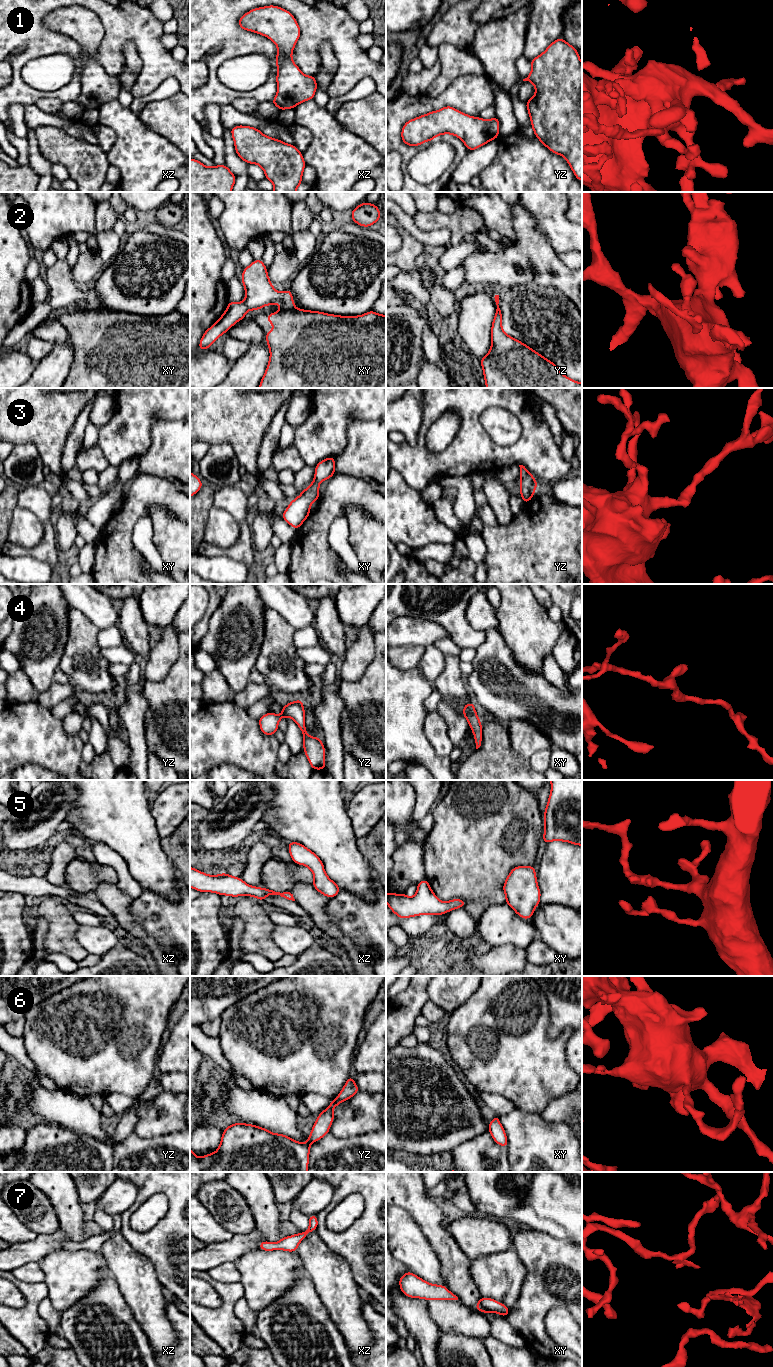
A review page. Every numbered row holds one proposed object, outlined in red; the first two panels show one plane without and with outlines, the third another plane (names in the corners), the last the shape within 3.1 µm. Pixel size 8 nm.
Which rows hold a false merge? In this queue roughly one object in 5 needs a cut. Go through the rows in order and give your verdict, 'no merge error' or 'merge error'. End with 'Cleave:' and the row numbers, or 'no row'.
1: no merge error
2: no merge error
3: no merge error
4: no merge error
5: no merge error
6: no merge error
7: no merge error
Cleave: no row

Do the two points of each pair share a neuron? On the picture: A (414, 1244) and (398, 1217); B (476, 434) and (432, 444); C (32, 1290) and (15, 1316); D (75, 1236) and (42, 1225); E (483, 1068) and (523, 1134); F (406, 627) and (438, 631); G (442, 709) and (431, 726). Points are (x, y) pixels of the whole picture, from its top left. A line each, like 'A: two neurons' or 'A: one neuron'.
A: one neuron
B: two neurons
C: one neuron
D: two neurons
E: two neurons
F: one neuron
G: two neurons

